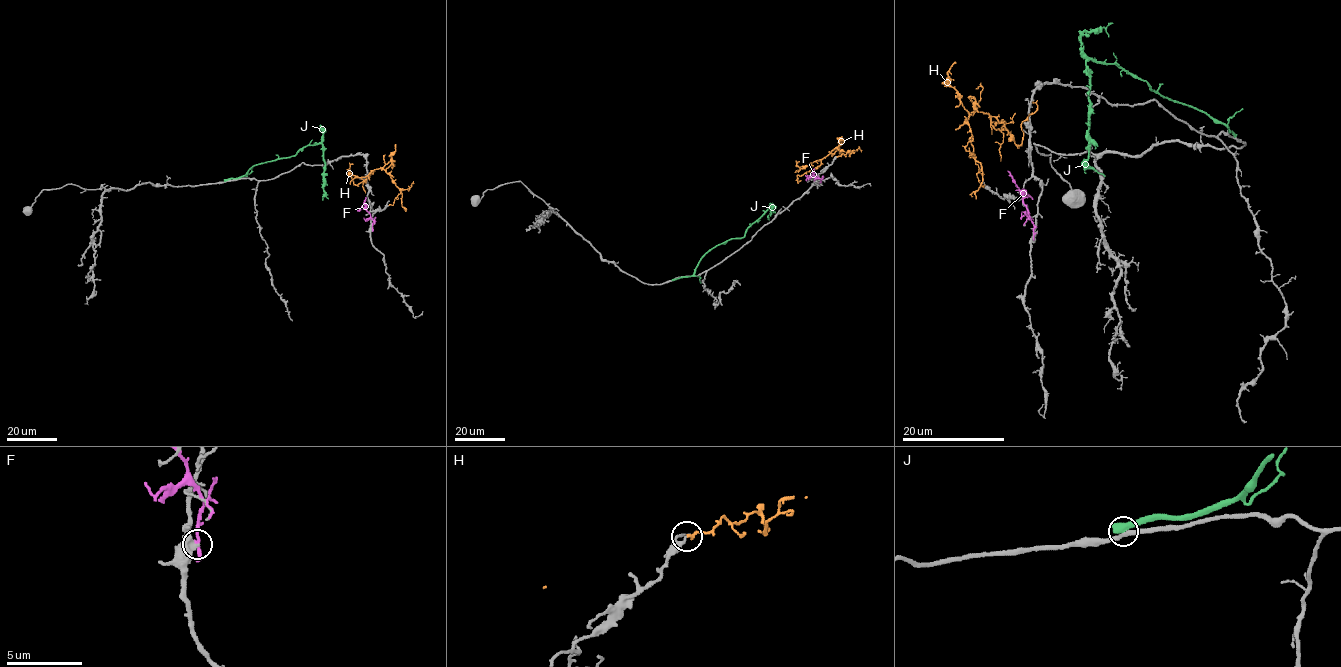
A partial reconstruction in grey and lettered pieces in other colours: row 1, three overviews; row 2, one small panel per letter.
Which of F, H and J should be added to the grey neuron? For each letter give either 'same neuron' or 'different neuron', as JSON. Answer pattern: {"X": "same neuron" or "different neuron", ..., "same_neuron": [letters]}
{"F": "different neuron", "H": "different neuron", "J": "different neuron", "same_neuron": []}

